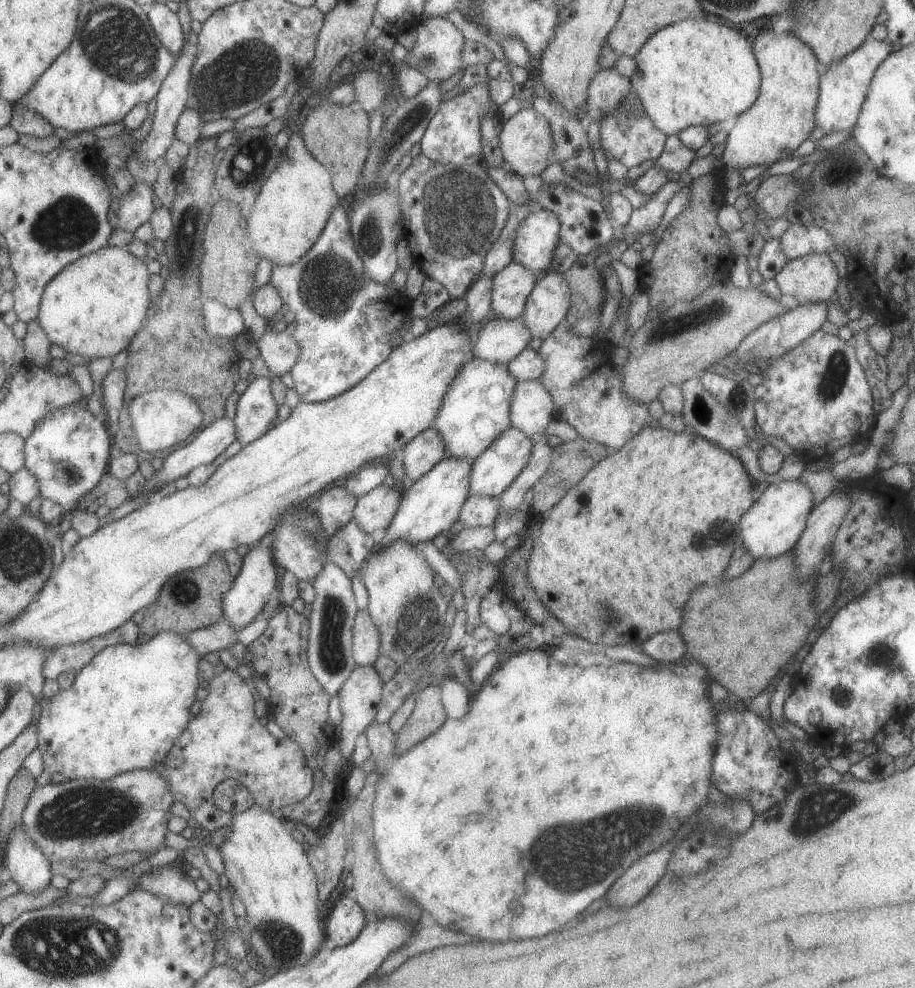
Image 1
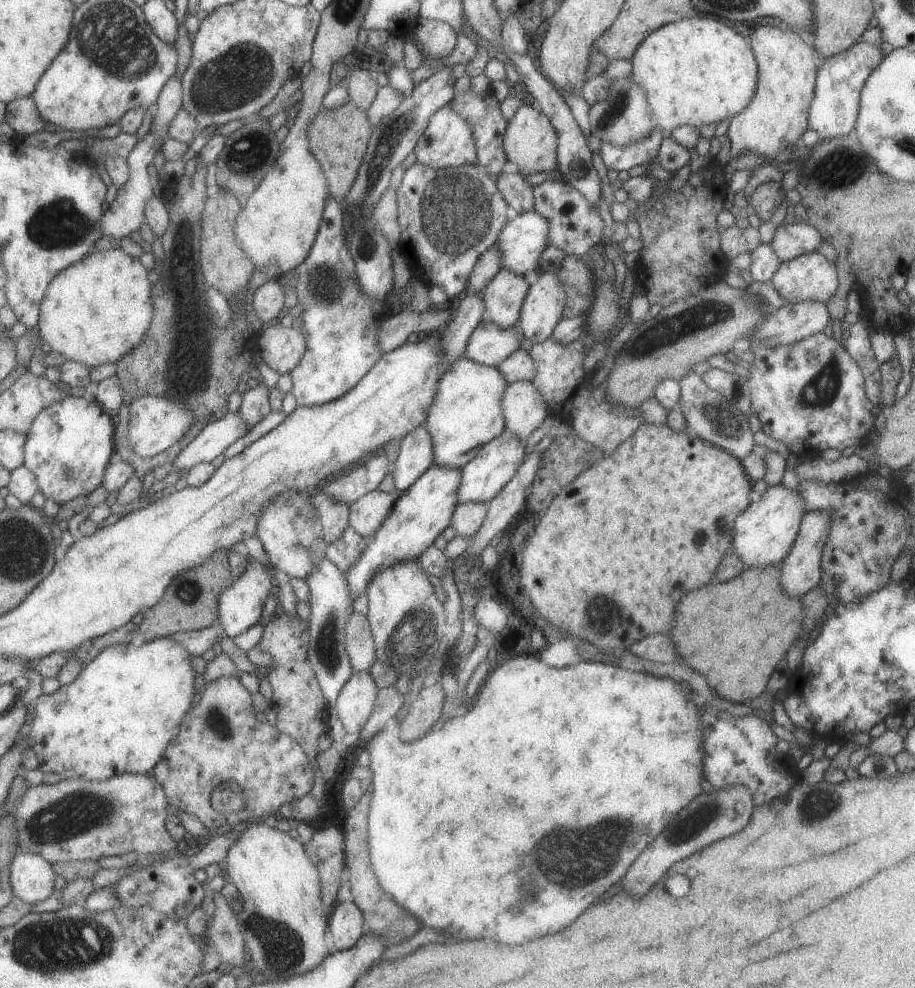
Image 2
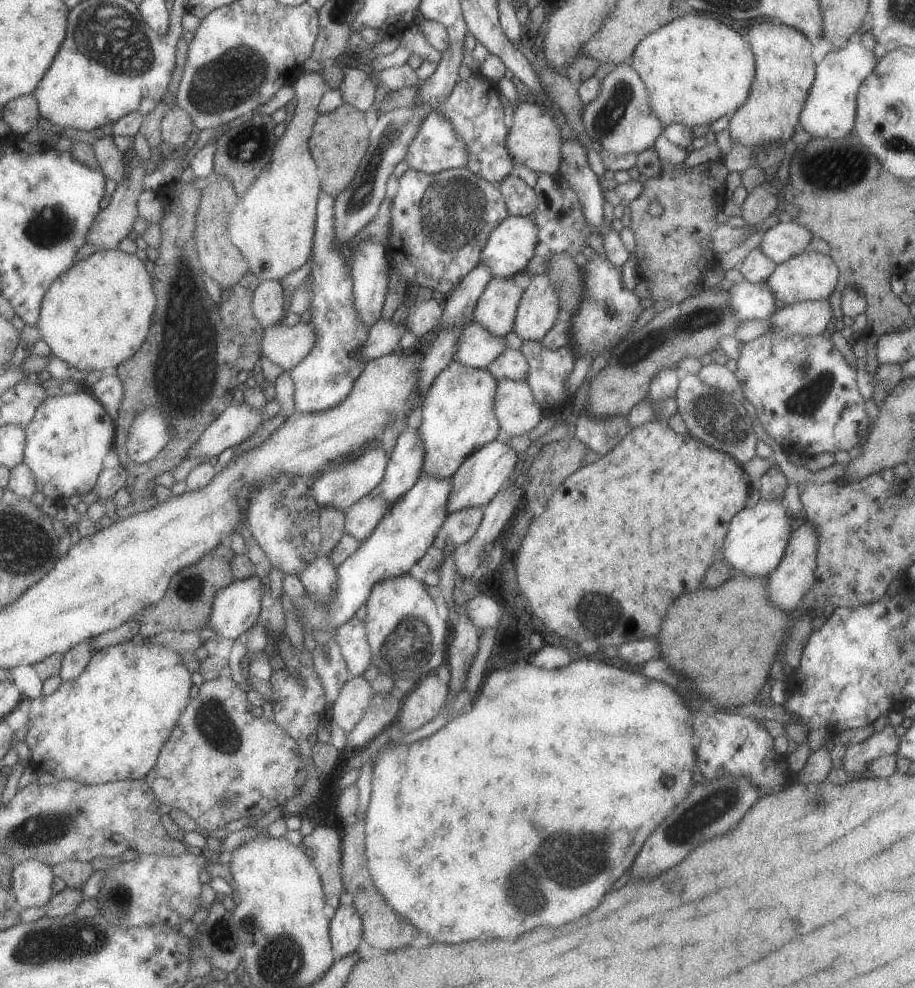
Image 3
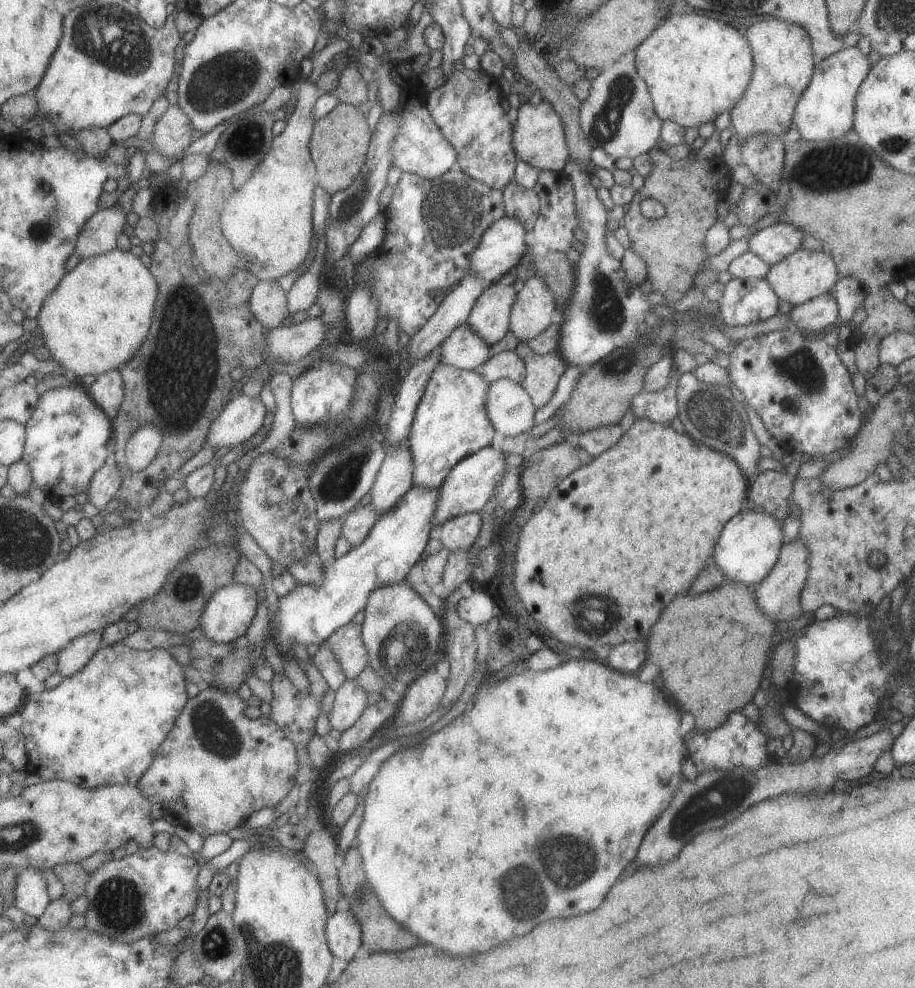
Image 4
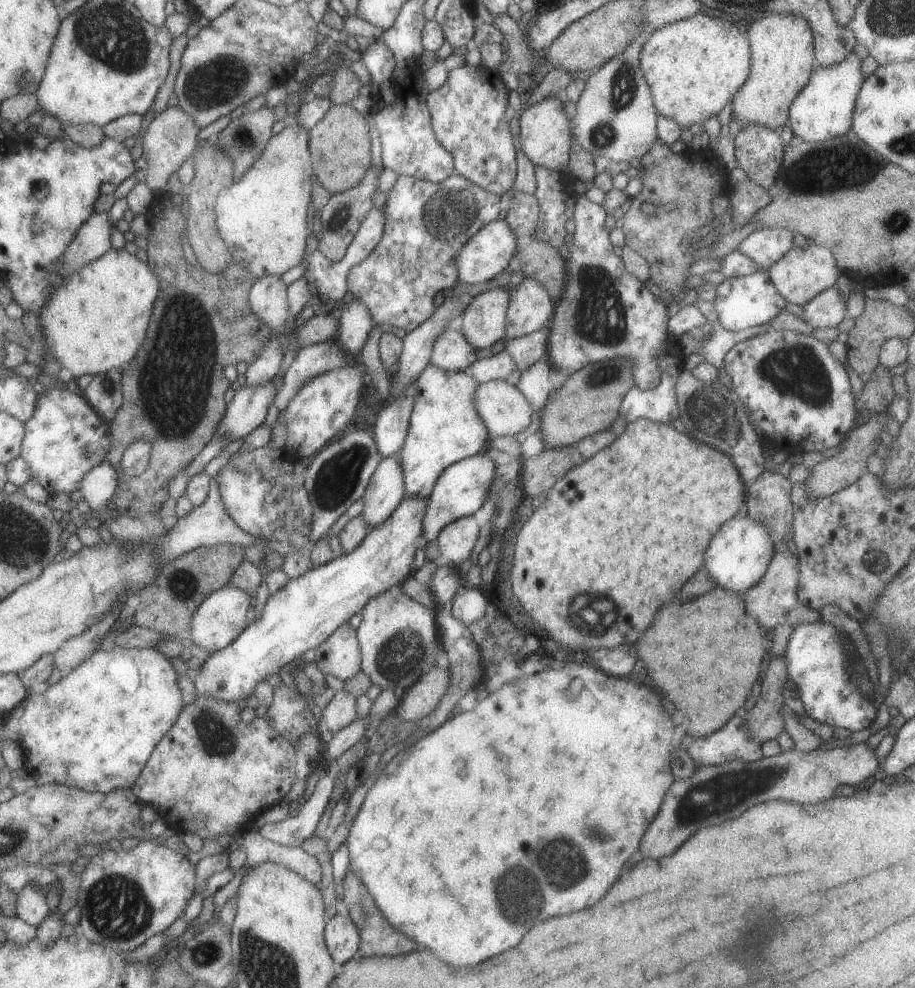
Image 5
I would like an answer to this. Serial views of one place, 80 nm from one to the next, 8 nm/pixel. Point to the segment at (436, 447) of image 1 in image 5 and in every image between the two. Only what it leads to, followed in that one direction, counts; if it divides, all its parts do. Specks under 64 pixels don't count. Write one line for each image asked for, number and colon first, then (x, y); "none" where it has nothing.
2: (415, 456)
3: (404, 465)
4: (393, 479)
5: (385, 489)

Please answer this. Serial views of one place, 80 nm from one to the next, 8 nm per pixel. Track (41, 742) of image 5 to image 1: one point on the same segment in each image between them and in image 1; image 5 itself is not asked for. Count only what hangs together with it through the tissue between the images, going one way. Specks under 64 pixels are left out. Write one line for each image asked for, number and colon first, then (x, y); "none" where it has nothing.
1: (129, 706)
2: (119, 716)
3: (112, 723)
4: (103, 726)

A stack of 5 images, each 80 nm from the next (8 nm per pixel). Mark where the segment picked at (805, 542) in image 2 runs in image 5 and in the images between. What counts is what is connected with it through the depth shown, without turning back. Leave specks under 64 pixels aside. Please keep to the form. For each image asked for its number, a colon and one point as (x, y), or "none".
3: (794, 575)
4: (778, 595)
5: (773, 600)

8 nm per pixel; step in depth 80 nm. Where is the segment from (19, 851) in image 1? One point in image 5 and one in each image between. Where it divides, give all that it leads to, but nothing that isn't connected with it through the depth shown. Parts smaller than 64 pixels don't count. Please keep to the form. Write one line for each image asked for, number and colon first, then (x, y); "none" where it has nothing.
2: (33, 877)
3: (32, 880)
4: (32, 897)
5: (32, 907)

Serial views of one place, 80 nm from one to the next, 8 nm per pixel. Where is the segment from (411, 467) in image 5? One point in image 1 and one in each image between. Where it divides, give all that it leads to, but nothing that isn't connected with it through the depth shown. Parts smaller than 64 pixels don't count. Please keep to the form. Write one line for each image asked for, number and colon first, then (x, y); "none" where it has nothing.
1: (474, 411)
2: (465, 414)
3: (457, 418)
4: (450, 422)

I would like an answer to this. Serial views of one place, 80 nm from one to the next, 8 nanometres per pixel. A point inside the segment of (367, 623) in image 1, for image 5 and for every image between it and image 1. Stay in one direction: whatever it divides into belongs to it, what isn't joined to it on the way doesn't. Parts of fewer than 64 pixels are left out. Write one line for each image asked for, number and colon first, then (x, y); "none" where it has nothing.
2: (360, 648)
3: (351, 636)
4: (346, 643)
5: (339, 654)

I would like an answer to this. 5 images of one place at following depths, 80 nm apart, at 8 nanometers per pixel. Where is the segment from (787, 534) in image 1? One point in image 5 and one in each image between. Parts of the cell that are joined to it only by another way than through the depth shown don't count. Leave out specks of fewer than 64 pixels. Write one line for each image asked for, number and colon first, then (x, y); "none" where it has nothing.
2: (764, 532)
3: (755, 542)
4: (749, 543)
5: (738, 554)

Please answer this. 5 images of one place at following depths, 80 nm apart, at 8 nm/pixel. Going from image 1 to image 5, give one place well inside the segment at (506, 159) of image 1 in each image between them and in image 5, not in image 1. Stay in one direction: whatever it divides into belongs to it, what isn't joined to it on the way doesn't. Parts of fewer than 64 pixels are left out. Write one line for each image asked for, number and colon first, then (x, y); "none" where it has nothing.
2: (529, 142)
3: (533, 140)
4: (538, 138)
5: (544, 135)

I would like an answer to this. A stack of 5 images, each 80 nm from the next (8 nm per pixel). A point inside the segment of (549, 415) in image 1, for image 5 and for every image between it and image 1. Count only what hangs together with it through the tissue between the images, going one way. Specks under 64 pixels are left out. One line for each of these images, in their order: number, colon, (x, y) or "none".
2: (522, 407)
3: (517, 411)
4: (508, 406)
5: (502, 408)

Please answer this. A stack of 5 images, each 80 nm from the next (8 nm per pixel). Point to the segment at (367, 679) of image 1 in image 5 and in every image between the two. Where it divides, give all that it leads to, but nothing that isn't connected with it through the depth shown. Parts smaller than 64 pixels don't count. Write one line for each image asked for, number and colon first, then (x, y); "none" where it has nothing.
2: (356, 701)
3: (352, 700)
4: (349, 700)
5: (340, 711)

